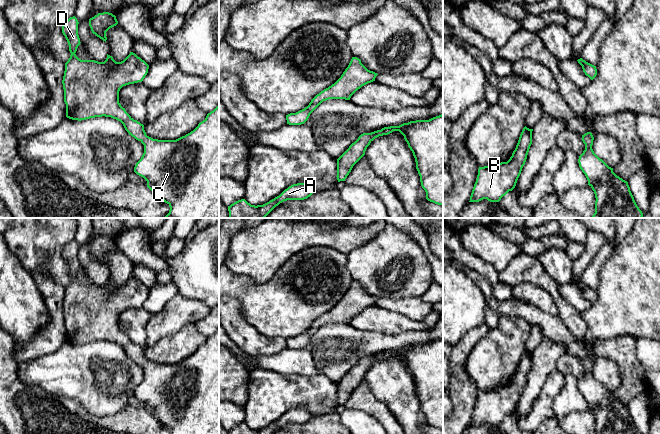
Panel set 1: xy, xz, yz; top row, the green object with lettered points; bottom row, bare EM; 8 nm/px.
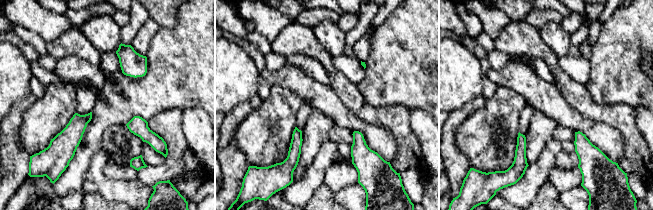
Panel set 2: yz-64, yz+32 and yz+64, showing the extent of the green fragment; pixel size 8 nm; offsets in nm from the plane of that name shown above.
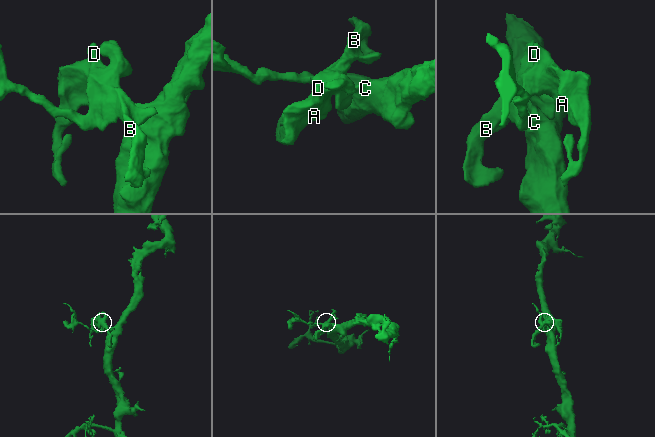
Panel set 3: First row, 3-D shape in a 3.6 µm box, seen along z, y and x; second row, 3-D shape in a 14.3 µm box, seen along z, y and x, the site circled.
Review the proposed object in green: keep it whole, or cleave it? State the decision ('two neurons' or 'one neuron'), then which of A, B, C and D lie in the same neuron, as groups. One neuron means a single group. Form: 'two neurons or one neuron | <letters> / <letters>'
one neuron | A B C D

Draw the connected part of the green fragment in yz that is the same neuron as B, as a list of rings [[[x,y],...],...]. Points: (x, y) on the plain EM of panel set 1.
[[[526,350],[523,352],[516,372],[507,386],[479,391],[469,426],[479,426],[483,423],[499,426],[515,412],[532,368],[532,355],[533,353]]]

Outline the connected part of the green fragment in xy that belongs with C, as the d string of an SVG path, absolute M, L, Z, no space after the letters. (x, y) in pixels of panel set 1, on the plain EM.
M73 240L62 250L62 257L68 266L71 277L70 282L65 287L62 304L66 341L81 345L105 340L120 345L129 359L144 369L144 377L136 387L134 396L147 405L147 411L167 427L170 434L219 434L219 329L208 337L193 355L176 364L158 364L147 360L144 349L134 344L119 327L119 315L123 310L142 306L148 297L149 289L133 276L130 276L121 286L116 286L108 278L104 286L79 283L75 278L81 267L78 259L78 248L77 242Z

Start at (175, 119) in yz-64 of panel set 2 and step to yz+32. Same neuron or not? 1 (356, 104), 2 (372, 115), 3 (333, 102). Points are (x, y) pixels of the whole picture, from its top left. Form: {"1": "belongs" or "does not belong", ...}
{"1": "belongs", "2": "belongs", "3": "does not belong"}

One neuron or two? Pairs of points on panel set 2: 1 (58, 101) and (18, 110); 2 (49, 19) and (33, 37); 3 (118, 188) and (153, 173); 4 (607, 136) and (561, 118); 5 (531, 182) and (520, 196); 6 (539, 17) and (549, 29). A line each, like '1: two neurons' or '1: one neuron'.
1: two neurons
2: two neurons
3: two neurons
4: one neuron
5: one neuron
6: two neurons

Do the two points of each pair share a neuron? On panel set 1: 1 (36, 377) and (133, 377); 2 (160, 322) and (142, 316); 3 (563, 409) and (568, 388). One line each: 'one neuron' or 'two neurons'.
1: one neuron
2: two neurons
3: one neuron

